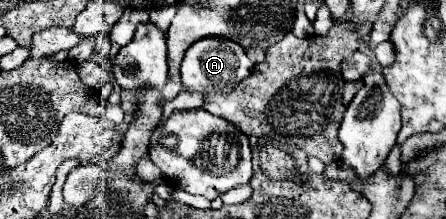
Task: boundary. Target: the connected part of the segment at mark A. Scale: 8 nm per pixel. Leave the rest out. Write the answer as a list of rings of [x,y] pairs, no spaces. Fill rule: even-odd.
[[[204,38],[186,50],[180,76],[186,90],[198,90],[204,94],[206,92],[232,92],[244,78],[252,74],[252,70],[254,70],[254,64],[248,60],[240,44],[234,44],[230,40],[220,40],[220,38]]]

